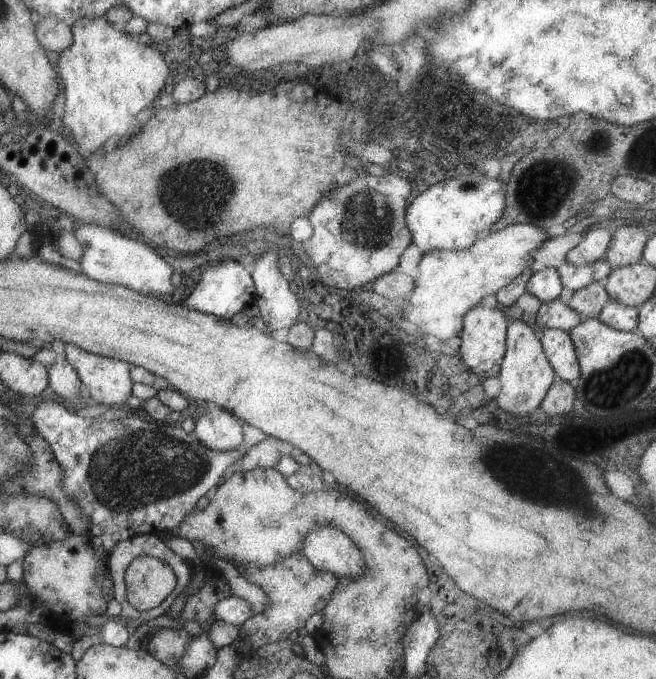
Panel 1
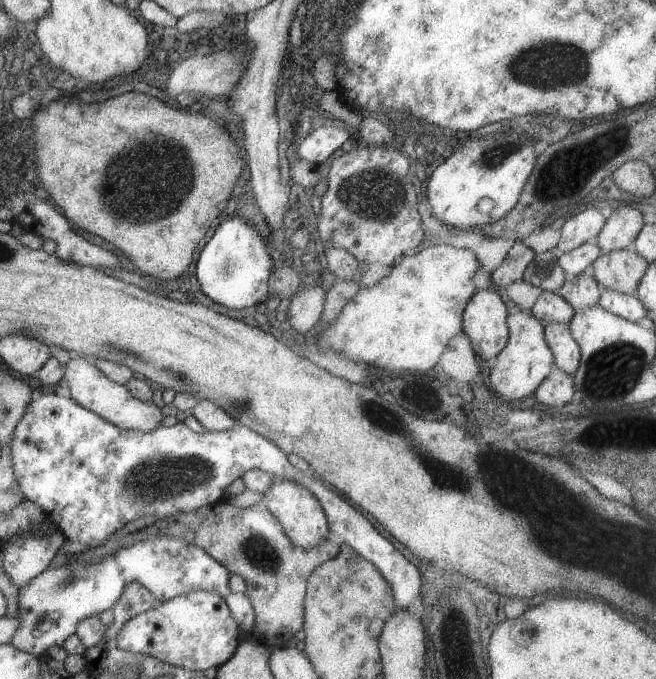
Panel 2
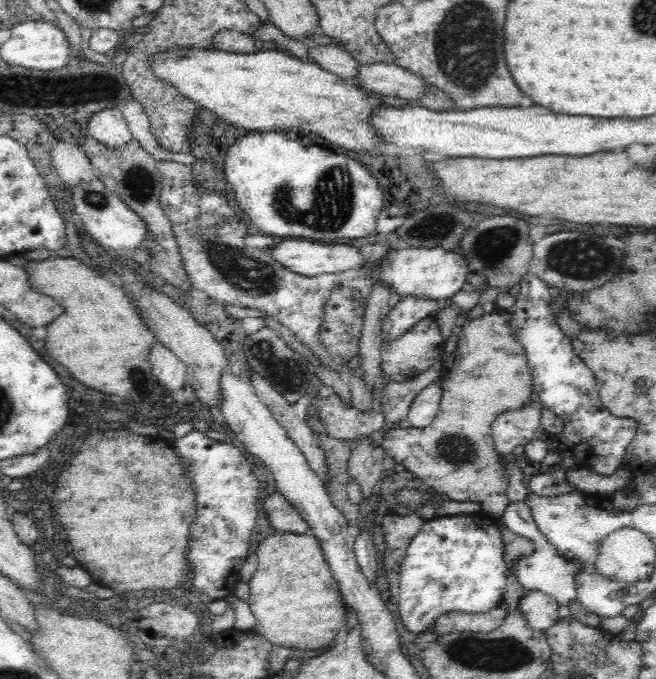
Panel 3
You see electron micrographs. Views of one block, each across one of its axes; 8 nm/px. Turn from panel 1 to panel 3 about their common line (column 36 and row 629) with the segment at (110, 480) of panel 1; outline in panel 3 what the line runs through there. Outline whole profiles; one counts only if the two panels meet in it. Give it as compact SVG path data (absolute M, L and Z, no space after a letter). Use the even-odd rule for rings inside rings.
M484 510L472 515L446 516L426 521L407 543L398 566L398 612L405 630L418 636L434 631L439 616L448 613L486 614L500 605L507 585L504 545L498 518L486 514Z

